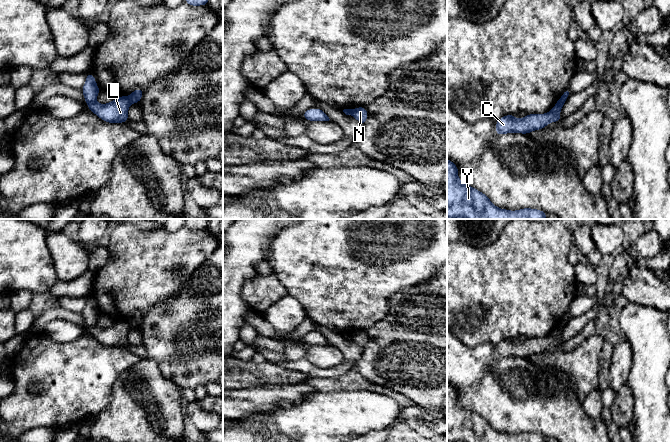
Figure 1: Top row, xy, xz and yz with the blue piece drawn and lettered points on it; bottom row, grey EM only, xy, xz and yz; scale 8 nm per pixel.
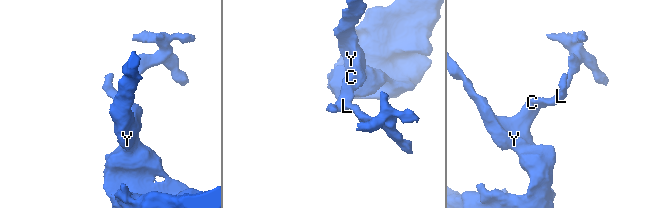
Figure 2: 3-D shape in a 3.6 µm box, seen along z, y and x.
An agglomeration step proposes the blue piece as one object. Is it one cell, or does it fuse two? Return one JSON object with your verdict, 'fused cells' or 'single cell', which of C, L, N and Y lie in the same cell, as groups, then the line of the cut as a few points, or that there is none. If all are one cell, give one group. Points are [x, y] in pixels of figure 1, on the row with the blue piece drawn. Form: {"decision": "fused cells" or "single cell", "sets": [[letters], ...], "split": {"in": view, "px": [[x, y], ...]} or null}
{"decision": "fused cells", "sets": [["C", "L", "Y"], ["N"]], "split": {"in": "xy", "px": [[128, 97], [132, 102]]}}

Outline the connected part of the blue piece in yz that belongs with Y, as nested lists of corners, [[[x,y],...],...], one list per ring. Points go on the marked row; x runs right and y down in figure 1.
[[[447,159],[447,219],[546,219],[544,211],[523,208],[516,211],[496,207],[481,191],[458,178],[458,167]]]

